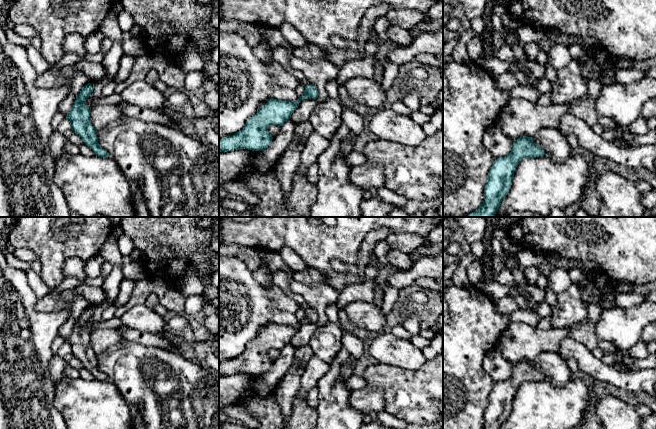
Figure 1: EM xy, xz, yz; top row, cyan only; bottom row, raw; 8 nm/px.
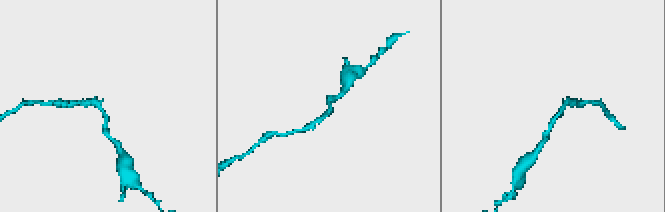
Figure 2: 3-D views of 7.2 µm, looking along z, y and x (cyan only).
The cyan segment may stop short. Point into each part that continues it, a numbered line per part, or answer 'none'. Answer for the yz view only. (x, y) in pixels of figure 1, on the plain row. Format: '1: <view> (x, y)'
none

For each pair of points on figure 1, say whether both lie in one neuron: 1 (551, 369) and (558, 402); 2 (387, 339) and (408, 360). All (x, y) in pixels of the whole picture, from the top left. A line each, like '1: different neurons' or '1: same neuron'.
1: different neurons
2: same neuron

